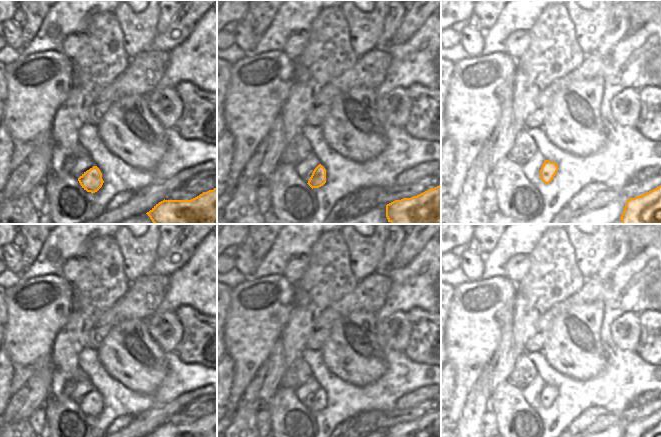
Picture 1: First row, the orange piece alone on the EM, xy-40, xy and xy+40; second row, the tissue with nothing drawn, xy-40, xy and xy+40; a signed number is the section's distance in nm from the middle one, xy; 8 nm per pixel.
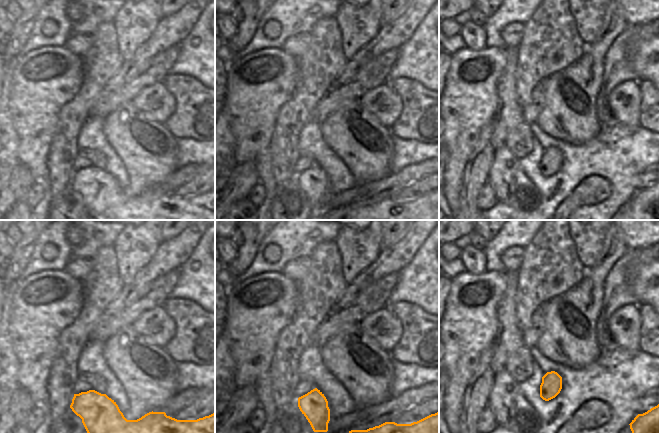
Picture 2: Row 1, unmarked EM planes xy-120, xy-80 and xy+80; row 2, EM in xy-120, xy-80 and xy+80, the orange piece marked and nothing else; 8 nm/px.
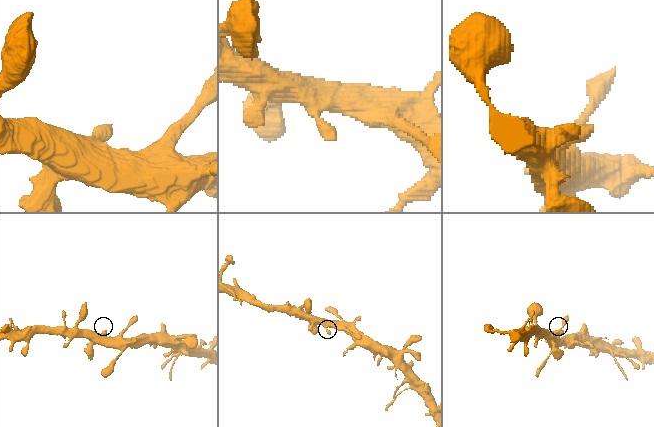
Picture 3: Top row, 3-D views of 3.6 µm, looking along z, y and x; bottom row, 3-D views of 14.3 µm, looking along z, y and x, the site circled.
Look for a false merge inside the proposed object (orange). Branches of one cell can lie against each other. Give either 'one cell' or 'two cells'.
one cell

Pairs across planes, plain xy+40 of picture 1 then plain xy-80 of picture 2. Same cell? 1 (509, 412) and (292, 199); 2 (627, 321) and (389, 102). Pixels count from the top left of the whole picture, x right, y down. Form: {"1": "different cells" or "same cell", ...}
{"1": "same cell", "2": "same cell"}

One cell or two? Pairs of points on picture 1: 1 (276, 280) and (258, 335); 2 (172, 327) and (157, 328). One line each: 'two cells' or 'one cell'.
1: one cell
2: one cell

